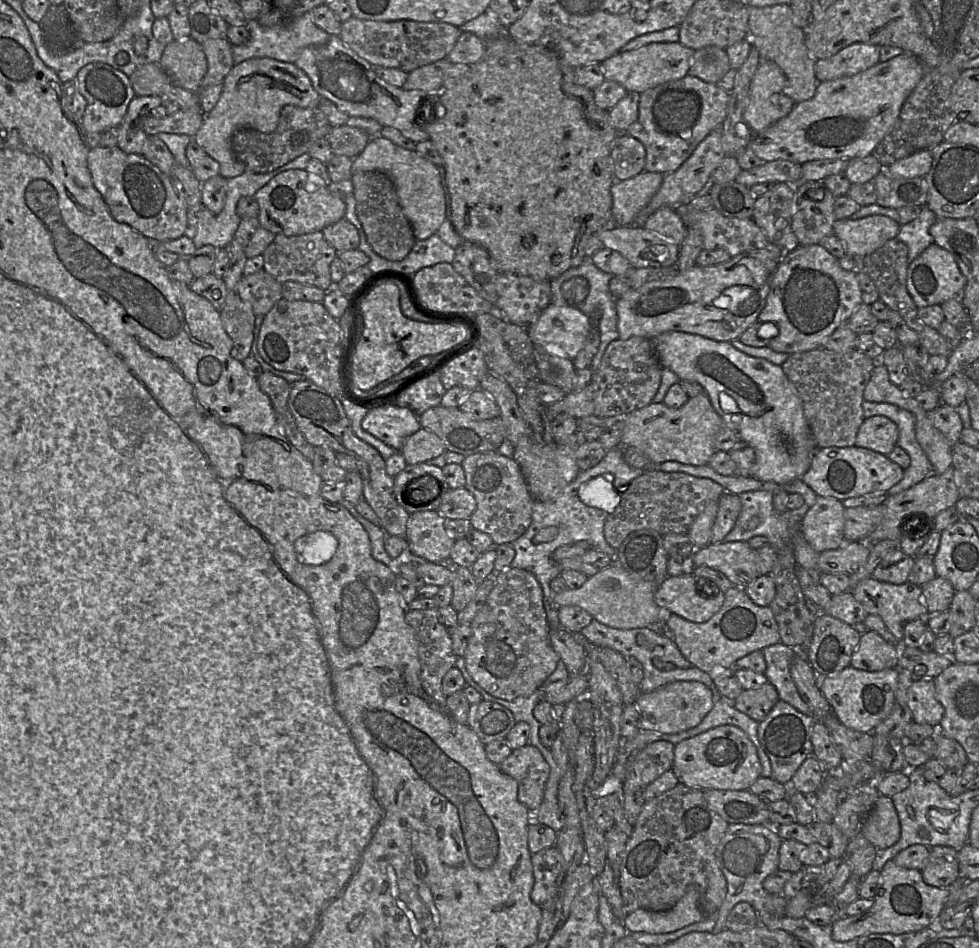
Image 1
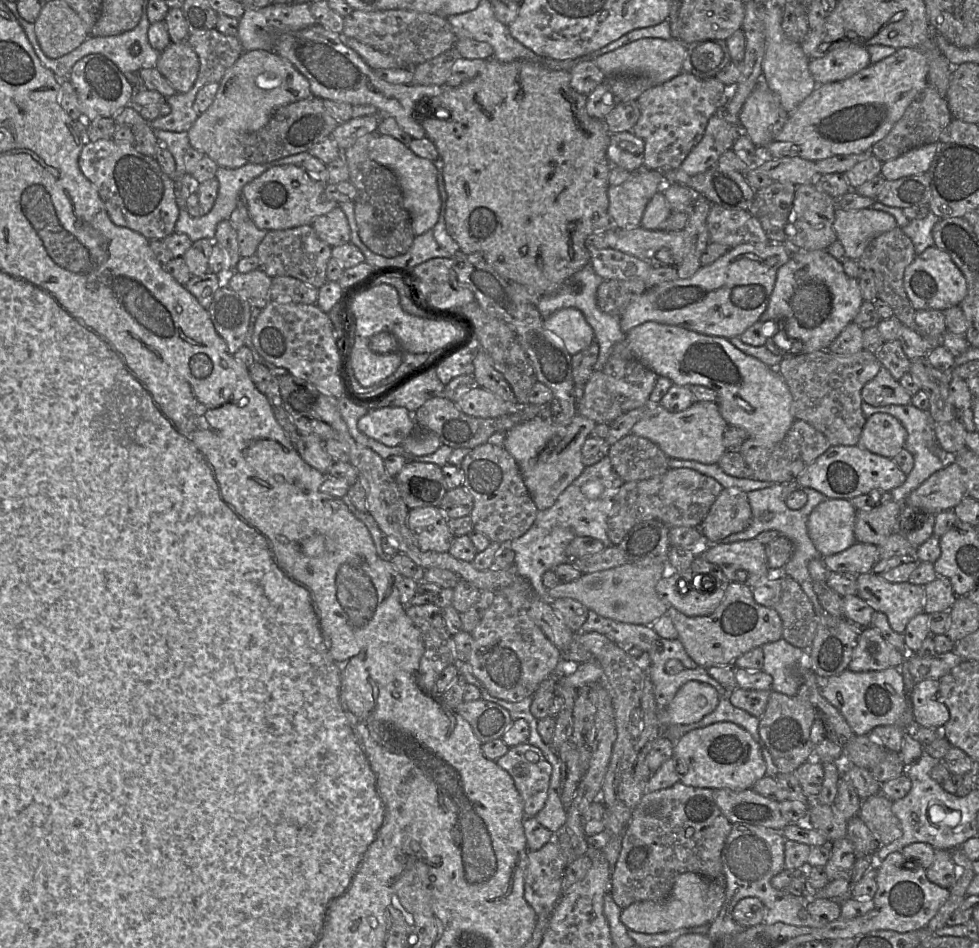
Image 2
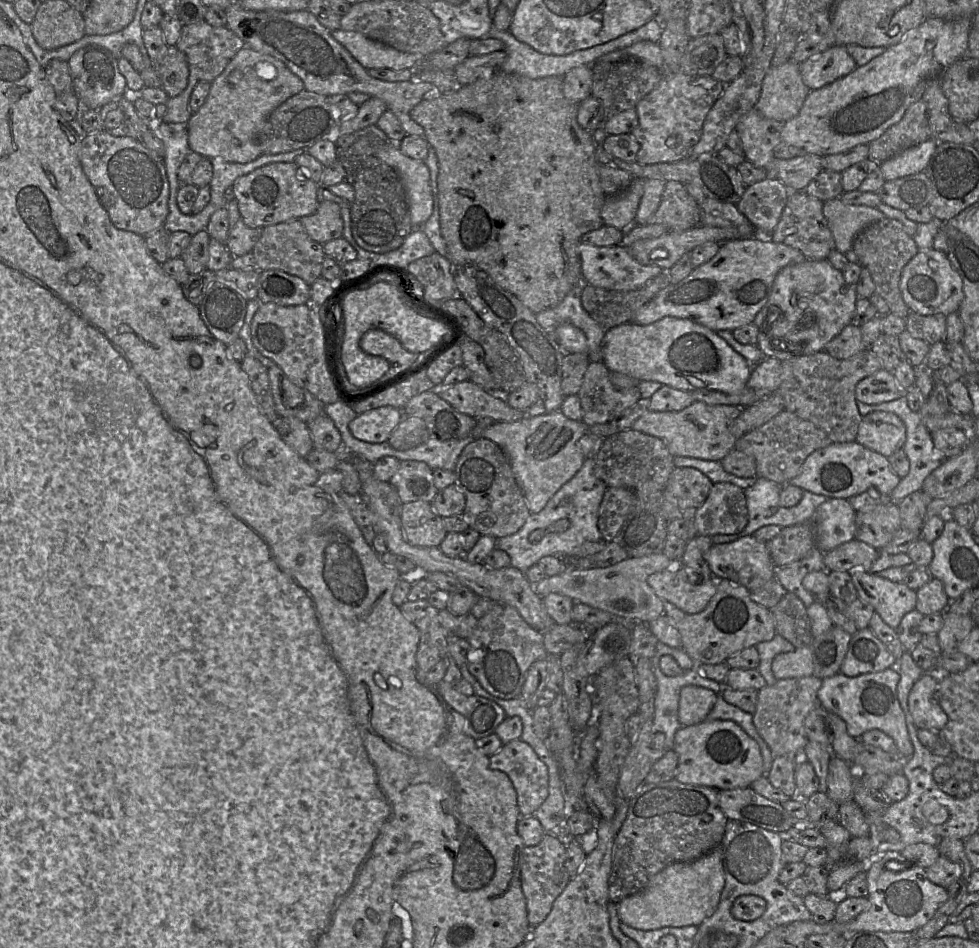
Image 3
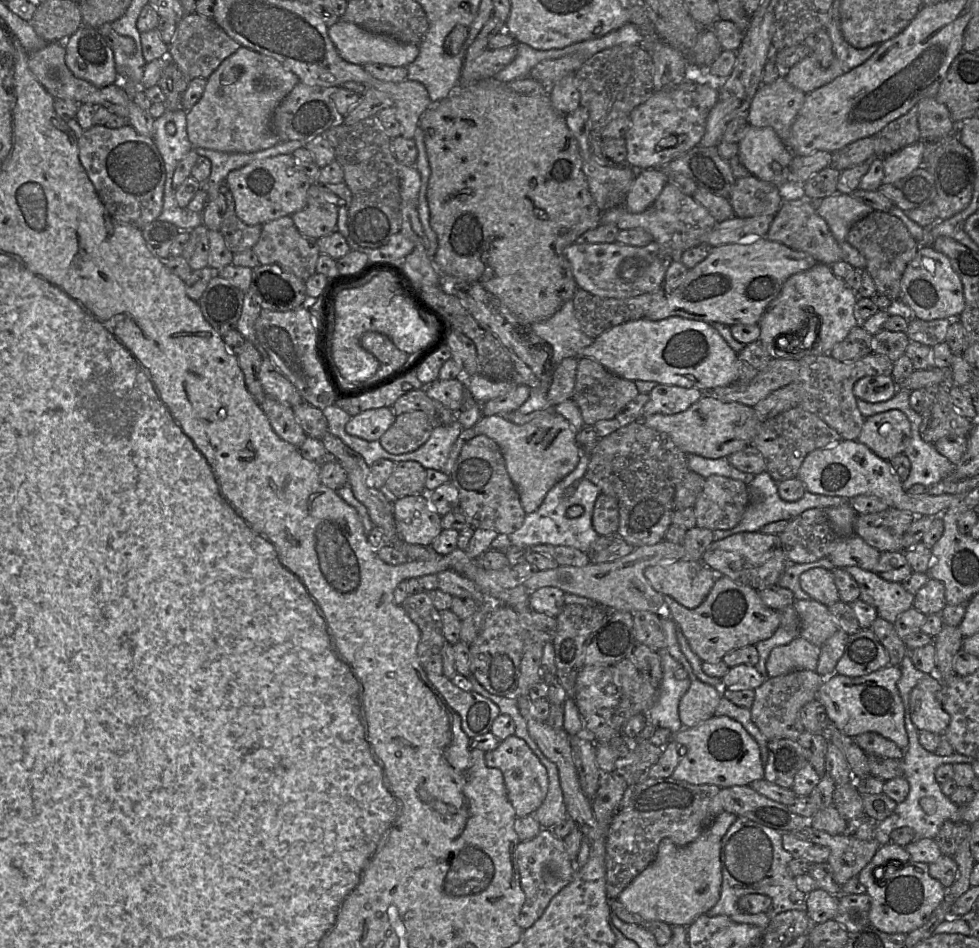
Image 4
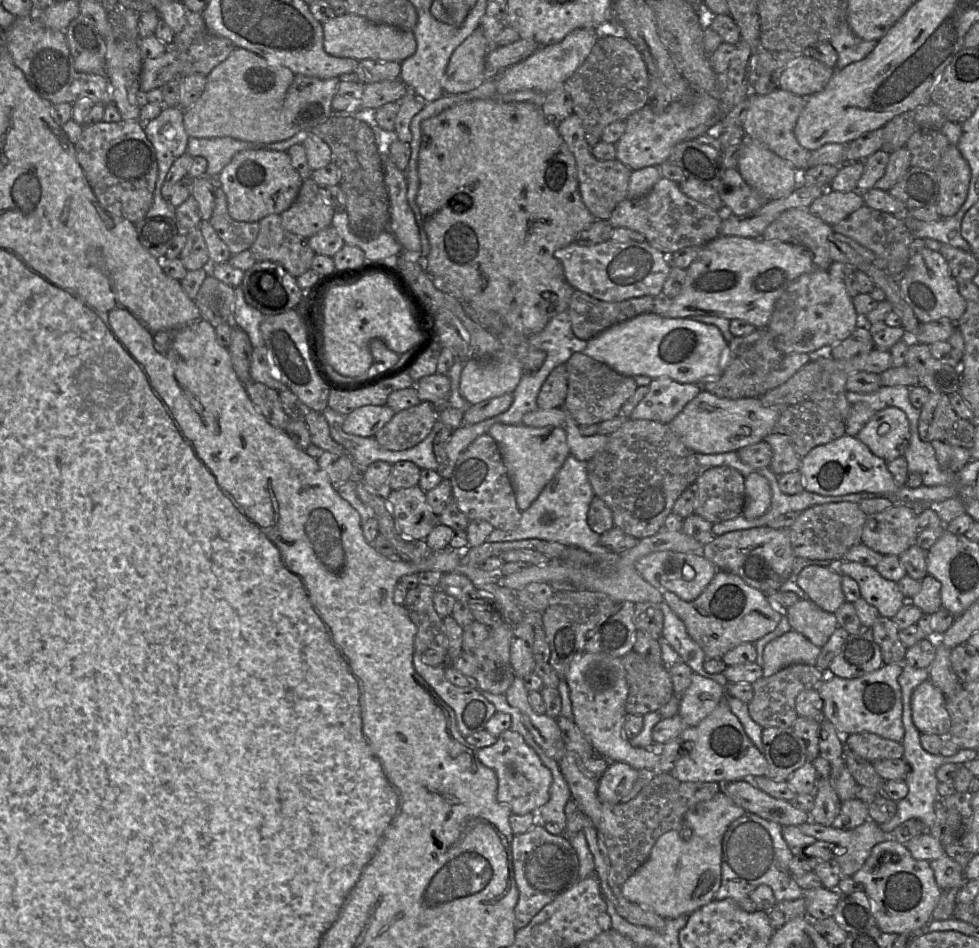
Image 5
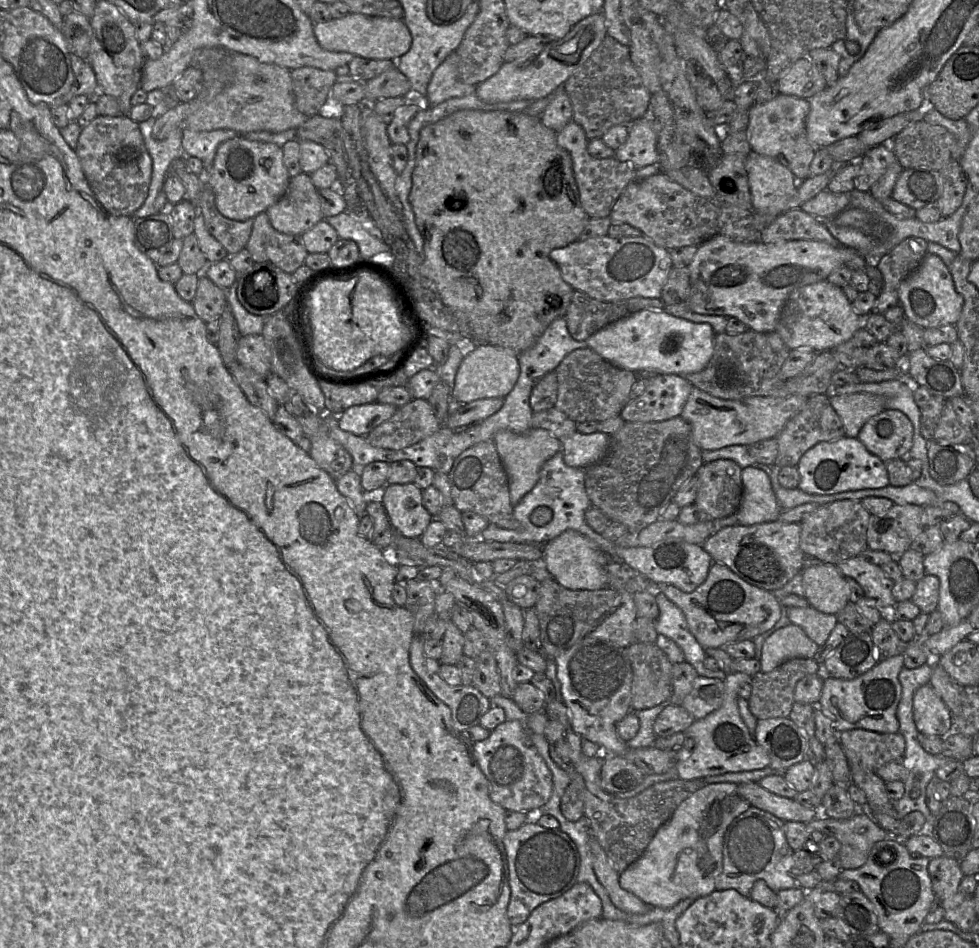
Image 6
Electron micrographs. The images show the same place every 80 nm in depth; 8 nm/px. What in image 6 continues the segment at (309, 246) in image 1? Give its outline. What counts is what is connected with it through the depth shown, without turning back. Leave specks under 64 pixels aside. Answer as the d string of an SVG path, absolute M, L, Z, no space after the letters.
M265 212L253 220L246 249L255 263L273 265L290 275L305 264L309 253L301 235L286 235L276 231Z

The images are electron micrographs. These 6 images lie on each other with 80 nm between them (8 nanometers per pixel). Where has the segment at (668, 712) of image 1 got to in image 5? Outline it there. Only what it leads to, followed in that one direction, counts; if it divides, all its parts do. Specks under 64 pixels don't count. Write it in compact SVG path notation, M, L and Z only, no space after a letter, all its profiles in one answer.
M692 671L691 683L680 698L678 715L688 727L699 724L718 706L724 687Z

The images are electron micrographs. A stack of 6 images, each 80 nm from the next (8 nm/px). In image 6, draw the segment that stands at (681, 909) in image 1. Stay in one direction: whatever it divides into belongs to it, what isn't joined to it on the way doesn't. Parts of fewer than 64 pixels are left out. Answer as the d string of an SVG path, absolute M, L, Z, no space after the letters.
M734 782L712 783L705 785L703 788L697 790L692 795L690 795L677 807L671 818L657 830L655 836L650 841L643 854L619 875L620 887L634 894L648 906L659 907L663 909L671 908L680 901L687 898L697 899L711 894L713 891L715 891L716 880L722 872L723 842L725 832L728 826L731 824L731 822L737 816L744 813L750 806L750 803L739 795L738 784Z

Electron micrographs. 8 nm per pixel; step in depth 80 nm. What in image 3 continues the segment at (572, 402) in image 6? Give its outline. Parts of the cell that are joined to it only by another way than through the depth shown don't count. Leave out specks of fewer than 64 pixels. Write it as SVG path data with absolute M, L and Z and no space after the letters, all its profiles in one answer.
M591 361L584 374L577 395L582 408L582 421L588 427L609 423L641 398L638 387L616 389L610 373L602 361Z

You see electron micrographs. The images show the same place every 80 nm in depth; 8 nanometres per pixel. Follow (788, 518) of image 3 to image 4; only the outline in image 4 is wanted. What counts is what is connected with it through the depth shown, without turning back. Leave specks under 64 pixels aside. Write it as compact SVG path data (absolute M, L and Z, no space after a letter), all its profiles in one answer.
M763 471L756 474L753 480L750 482L751 488L758 488L763 493L763 501L761 503L752 503L749 501L746 511L742 520L732 529L728 530L714 530L712 532L713 541L724 539L728 536L741 533L741 532L757 532L765 525L780 521L780 520L792 520L804 511L813 508L827 509L829 507L838 506L844 503L849 503L852 498L844 498L840 496L826 496L820 494L814 494L805 491L804 495L797 501L787 502L781 499L778 493L778 483L769 475L767 471Z

